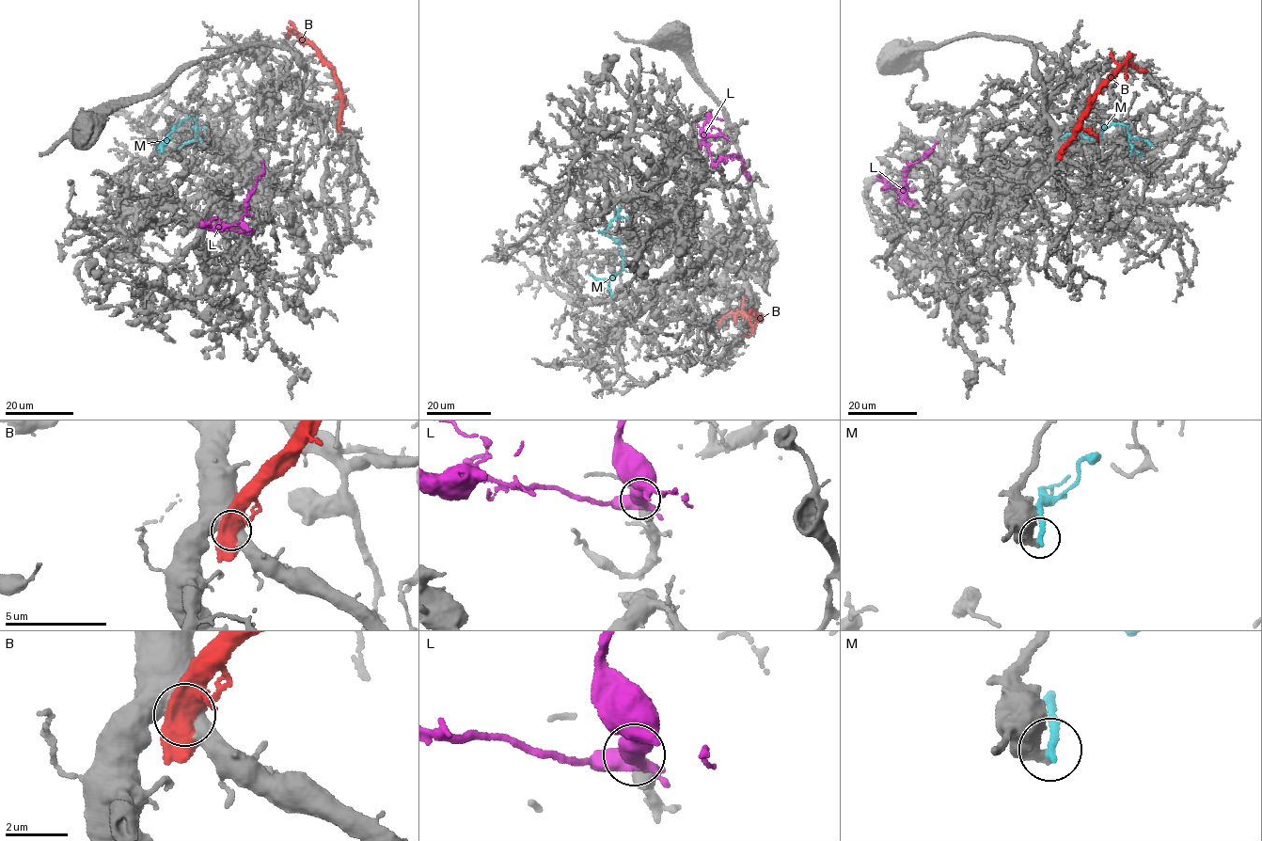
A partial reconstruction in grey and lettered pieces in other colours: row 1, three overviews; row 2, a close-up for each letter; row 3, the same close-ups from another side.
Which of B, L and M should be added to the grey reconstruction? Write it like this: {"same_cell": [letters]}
{"same_cell": ["L"]}

